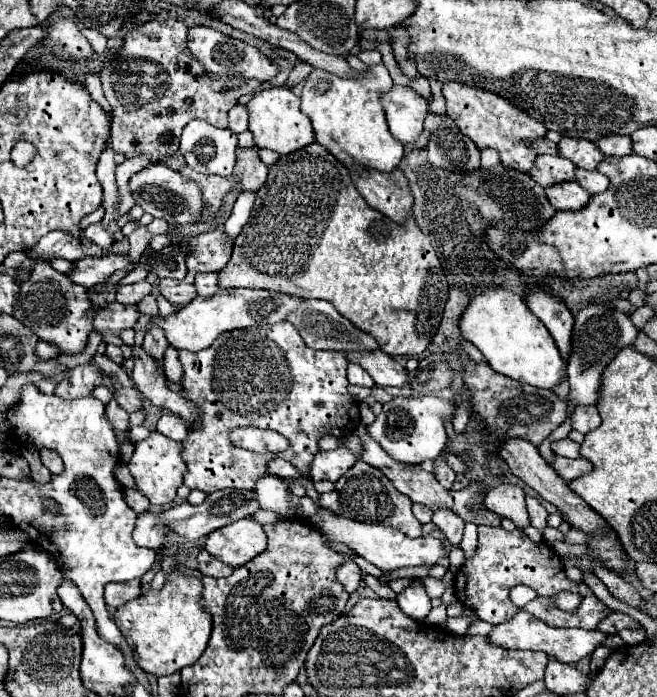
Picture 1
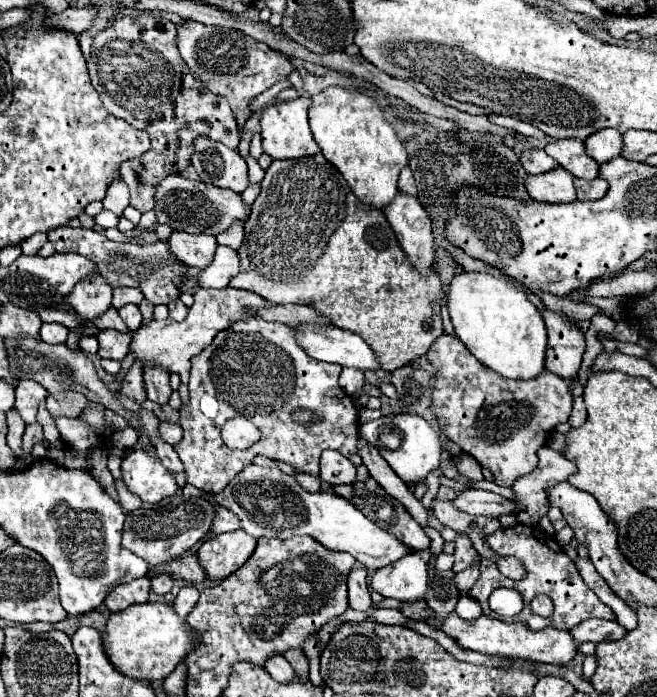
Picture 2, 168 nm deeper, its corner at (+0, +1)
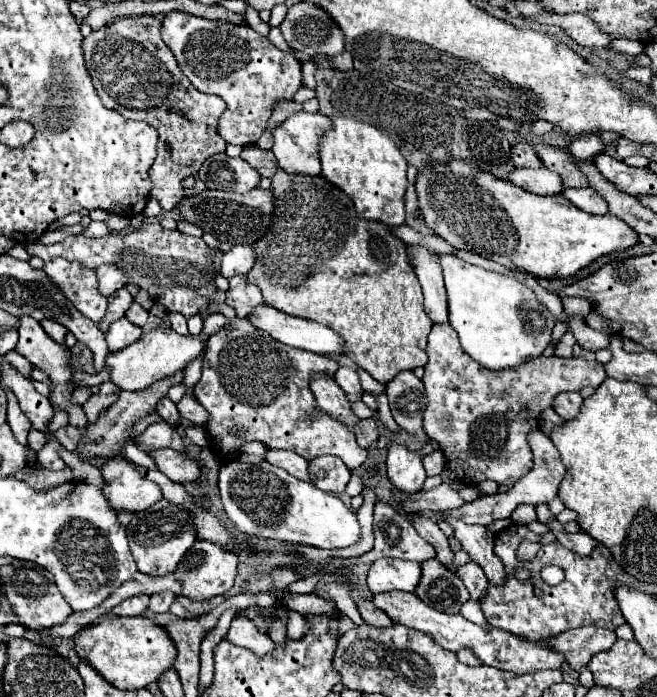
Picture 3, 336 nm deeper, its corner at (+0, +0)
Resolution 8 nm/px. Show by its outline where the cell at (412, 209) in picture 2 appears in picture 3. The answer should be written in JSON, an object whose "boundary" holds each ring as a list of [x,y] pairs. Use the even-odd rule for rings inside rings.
{"boundary":[[[410,245],[412,265],[418,275],[418,281],[424,291],[424,309],[432,323],[442,325],[448,323],[448,305],[446,305],[446,287],[442,279],[442,269],[438,265],[438,257],[420,245]]]}

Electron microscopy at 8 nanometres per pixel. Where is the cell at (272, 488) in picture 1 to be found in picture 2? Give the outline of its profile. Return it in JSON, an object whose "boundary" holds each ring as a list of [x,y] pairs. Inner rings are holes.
{"boundary":[[[250,464],[244,468],[222,492],[212,496],[216,504],[238,514],[242,520],[242,530],[254,538],[290,538],[296,534],[308,534],[330,550],[340,550],[352,554],[362,566],[370,570],[394,564],[402,556],[412,554],[406,544],[402,544],[390,532],[378,528],[360,510],[356,510],[346,498],[332,492],[306,492],[292,476],[286,476],[278,466],[264,468]]]}

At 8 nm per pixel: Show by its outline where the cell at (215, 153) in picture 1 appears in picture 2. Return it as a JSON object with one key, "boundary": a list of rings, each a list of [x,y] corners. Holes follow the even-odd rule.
{"boundary":[[[194,140],[192,166],[202,182],[212,182],[220,188],[244,192],[248,186],[248,168],[238,150],[226,148],[216,140]]]}

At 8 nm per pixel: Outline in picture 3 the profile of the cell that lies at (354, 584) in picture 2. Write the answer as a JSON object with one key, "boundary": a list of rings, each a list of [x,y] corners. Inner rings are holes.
{"boundary":[[[360,599],[360,603],[358,603],[358,611],[360,611],[362,619],[364,619],[368,625],[374,625],[374,627],[390,627],[390,625],[392,625],[390,617],[386,617],[386,613],[378,611],[376,605],[372,605],[372,601]]]}

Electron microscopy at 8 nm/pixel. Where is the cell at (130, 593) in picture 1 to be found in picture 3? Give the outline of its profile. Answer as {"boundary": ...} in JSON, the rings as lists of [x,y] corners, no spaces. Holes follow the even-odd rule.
{"boundary":[[[136,595],[112,609],[114,615],[142,615],[148,609],[148,595]]]}

